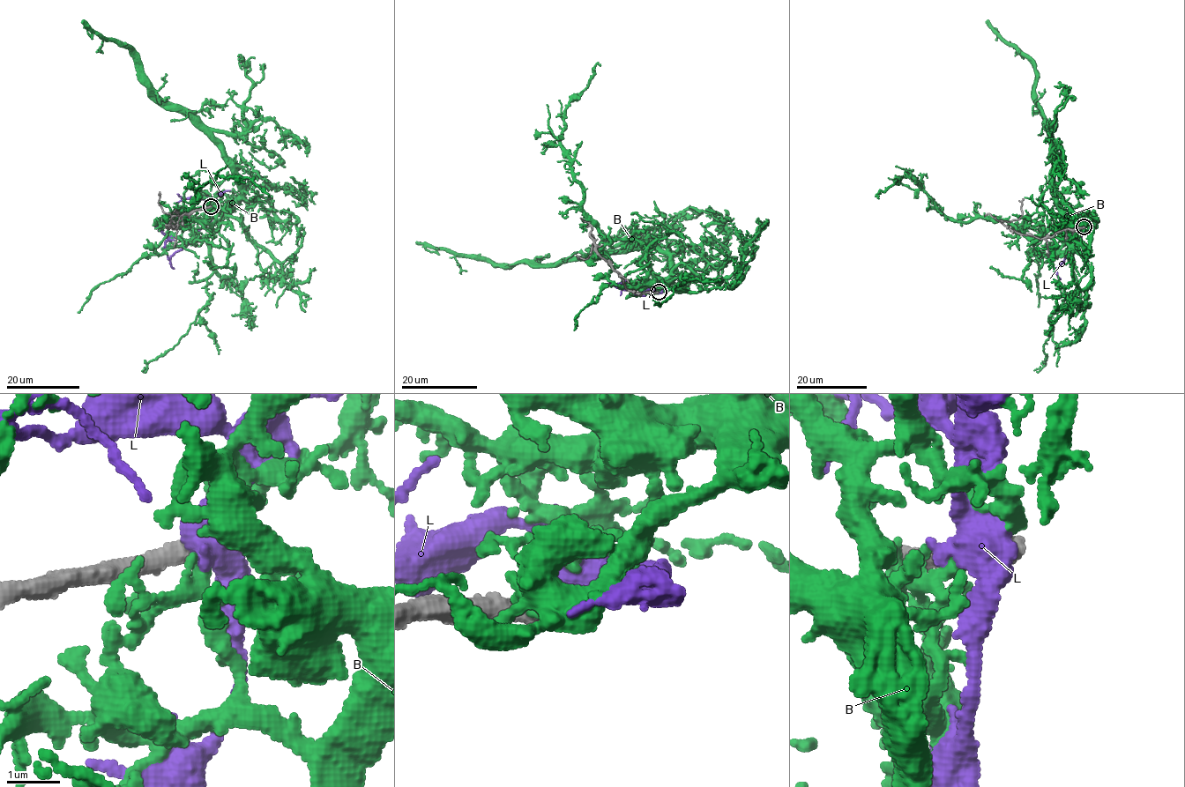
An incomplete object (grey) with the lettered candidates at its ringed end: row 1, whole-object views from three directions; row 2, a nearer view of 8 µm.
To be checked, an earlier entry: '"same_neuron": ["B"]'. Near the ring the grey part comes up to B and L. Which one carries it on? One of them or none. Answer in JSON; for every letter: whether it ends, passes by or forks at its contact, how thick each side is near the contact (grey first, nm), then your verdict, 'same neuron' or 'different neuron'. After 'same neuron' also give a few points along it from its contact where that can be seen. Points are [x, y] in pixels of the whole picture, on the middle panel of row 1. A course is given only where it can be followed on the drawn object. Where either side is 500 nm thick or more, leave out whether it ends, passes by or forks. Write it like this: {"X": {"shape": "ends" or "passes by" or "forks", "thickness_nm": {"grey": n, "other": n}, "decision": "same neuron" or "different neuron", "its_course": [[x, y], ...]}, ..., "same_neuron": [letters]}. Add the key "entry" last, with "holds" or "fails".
{"B": {"shape": "forks", "thickness_nm": {"grey": 400, "other": 240}, "decision": "different neuron"}, "L": {"shape": "forks", "thickness_nm": {"grey": 420, "other": 420}, "decision": "different neuron"}, "same_neuron": [], "entry": "fails"}

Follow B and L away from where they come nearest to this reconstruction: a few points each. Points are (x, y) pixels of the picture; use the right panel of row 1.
B: (1084, 226), (1074, 222), (1074, 230), (1057, 199), (1032, 62), (986, 22)
L: (1083, 226), (1081, 238), (1054, 268), (1045, 236), (1047, 233)

